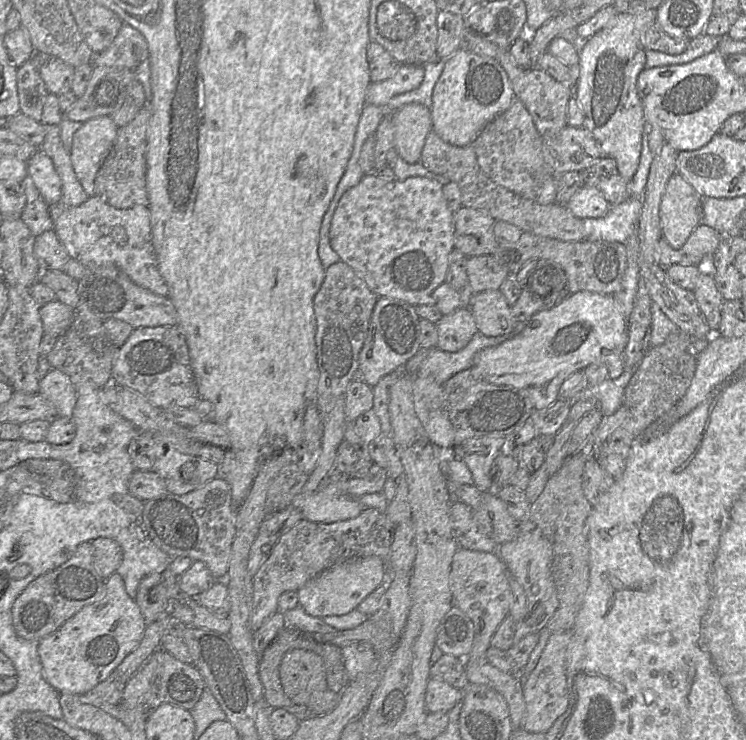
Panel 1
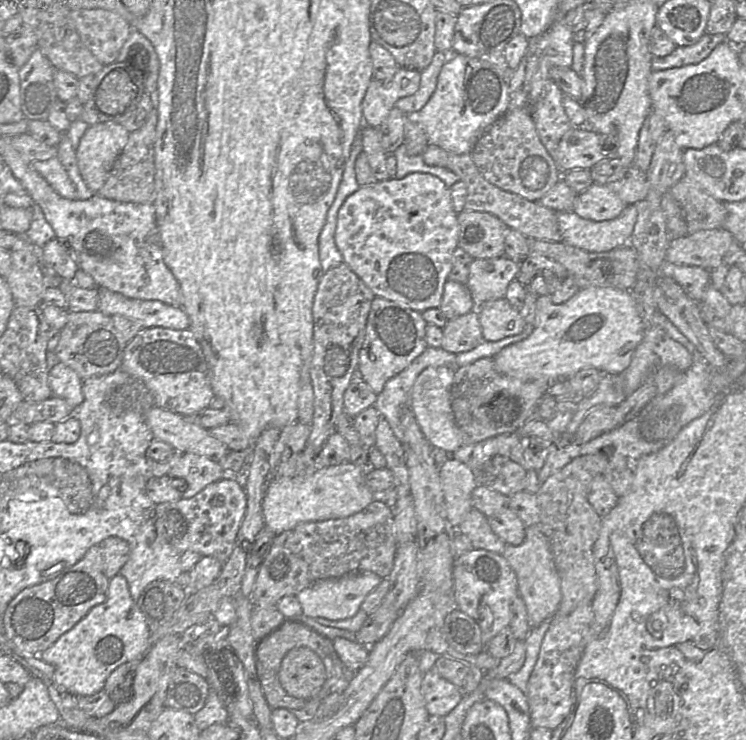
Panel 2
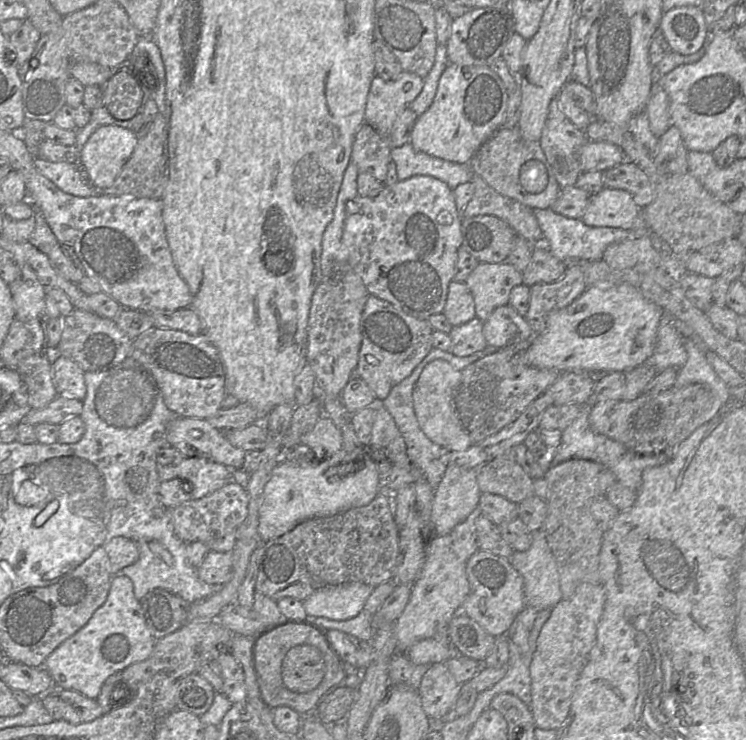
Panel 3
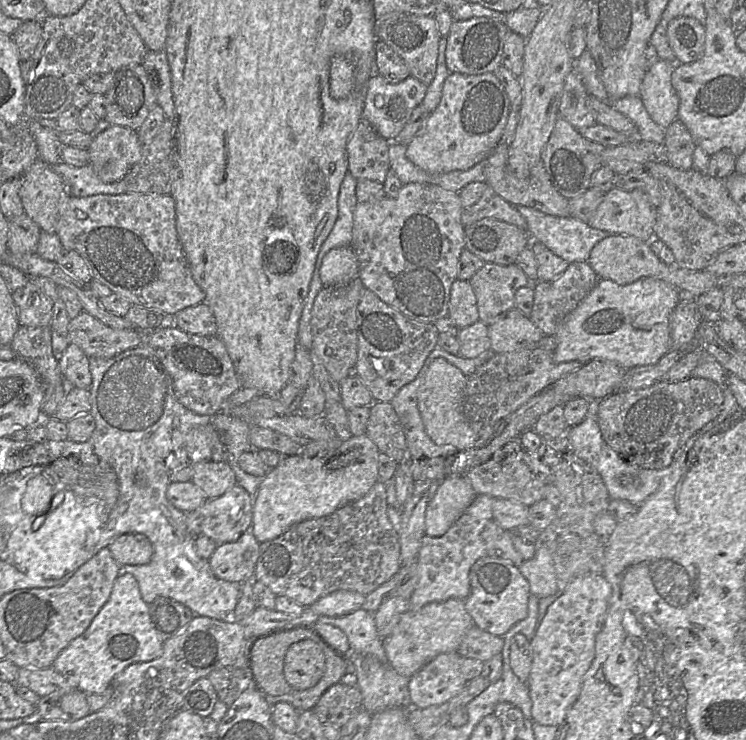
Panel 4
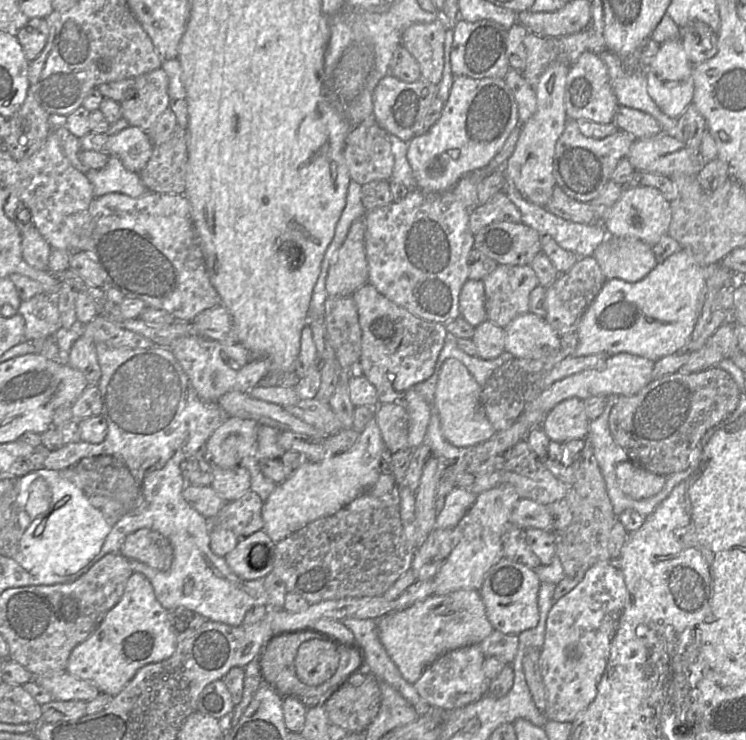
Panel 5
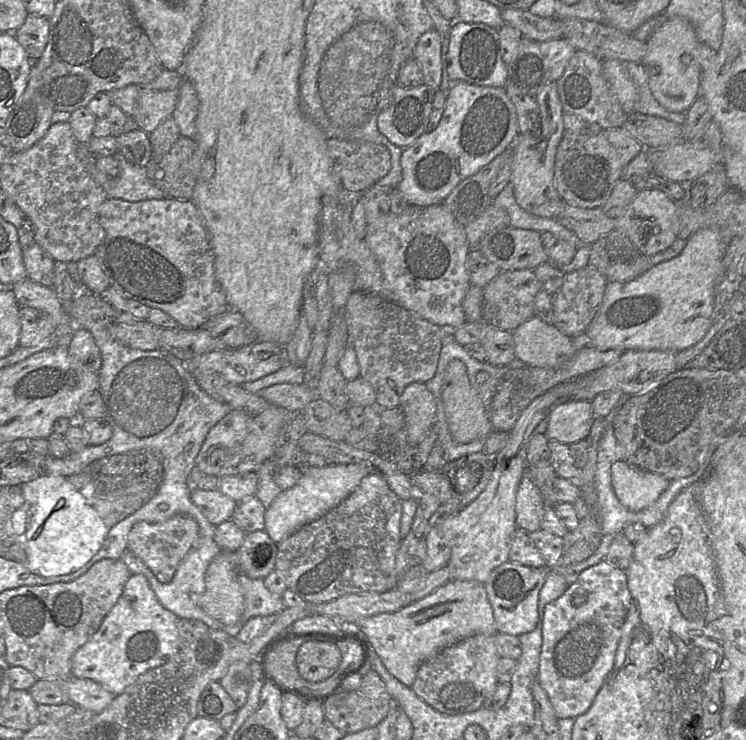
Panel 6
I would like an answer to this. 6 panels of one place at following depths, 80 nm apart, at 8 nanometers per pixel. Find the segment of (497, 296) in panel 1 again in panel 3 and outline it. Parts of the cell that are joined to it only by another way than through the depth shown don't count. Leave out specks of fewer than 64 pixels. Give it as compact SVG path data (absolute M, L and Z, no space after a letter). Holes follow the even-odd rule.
M510 304L497 307L483 322L483 334L487 344L508 347L523 341L532 341L535 332L525 317Z

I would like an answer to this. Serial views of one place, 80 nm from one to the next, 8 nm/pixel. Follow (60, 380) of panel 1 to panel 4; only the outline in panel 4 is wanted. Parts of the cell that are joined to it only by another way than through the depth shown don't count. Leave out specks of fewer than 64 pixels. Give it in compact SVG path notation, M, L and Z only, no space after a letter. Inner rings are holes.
M70 343L58 363L60 372L69 388L90 389L92 377L89 357L77 345Z

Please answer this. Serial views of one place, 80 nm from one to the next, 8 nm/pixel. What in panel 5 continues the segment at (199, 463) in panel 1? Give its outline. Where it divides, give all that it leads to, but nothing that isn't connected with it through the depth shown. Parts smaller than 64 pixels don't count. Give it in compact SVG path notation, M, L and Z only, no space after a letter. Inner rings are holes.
M210 465L208 470L212 474L210 486L226 501L238 499L250 490L250 473L244 467L224 469Z

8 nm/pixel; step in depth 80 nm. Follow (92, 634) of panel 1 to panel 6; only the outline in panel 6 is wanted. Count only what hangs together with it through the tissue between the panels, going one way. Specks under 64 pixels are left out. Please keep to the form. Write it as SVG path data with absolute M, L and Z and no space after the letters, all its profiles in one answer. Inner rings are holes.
M132 574L123 592L102 621L99 629L81 646L71 660L71 675L99 683L114 696L122 694L129 686L150 669L162 666L179 650L178 617L159 602L148 580L142 574Z

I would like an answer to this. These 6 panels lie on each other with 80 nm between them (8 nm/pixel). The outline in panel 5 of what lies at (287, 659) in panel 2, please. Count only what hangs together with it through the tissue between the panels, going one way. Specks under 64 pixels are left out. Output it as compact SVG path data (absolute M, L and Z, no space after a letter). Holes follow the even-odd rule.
M315 637L299 646L294 660L298 679L311 687L328 681L338 665L339 651L331 643Z

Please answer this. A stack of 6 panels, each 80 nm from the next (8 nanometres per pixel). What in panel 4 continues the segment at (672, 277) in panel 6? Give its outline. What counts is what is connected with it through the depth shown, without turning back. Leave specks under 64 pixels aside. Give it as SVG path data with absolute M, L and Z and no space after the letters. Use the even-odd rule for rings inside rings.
M642 278L628 285L599 279L592 291L558 326L555 334L557 348L553 359L557 363L579 361L584 364L593 360L605 360L627 370L655 364L672 350L670 316L680 301L681 292L656 278Z

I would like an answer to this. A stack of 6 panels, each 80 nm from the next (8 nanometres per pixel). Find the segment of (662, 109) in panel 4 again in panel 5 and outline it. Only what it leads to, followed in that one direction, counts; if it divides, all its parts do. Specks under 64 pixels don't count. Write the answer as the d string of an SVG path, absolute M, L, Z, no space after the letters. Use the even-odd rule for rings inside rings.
M680 37L663 42L649 65L642 70L647 82L647 92L651 99L668 117L680 118L692 104L694 94L693 65L688 60Z

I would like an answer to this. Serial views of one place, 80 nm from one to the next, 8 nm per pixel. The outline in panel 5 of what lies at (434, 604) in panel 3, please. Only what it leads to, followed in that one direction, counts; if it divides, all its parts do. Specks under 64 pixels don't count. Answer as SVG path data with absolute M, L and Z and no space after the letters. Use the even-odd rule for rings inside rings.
M509 484L499 485L478 494L473 505L455 527L445 530L434 530L434 538L438 539L444 561L440 570L433 578L433 594L446 595L459 590L480 589L487 571L504 557L501 538L513 526L511 514L519 500L520 497L513 486Z

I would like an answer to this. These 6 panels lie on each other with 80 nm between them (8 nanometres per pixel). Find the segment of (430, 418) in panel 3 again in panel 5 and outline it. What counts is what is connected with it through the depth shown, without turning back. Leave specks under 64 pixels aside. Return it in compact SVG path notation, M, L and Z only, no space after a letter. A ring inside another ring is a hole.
M456 358L445 360L439 372L434 405L440 416L444 439L455 447L470 447L489 440L497 431L489 422L481 403L481 387L466 366Z

